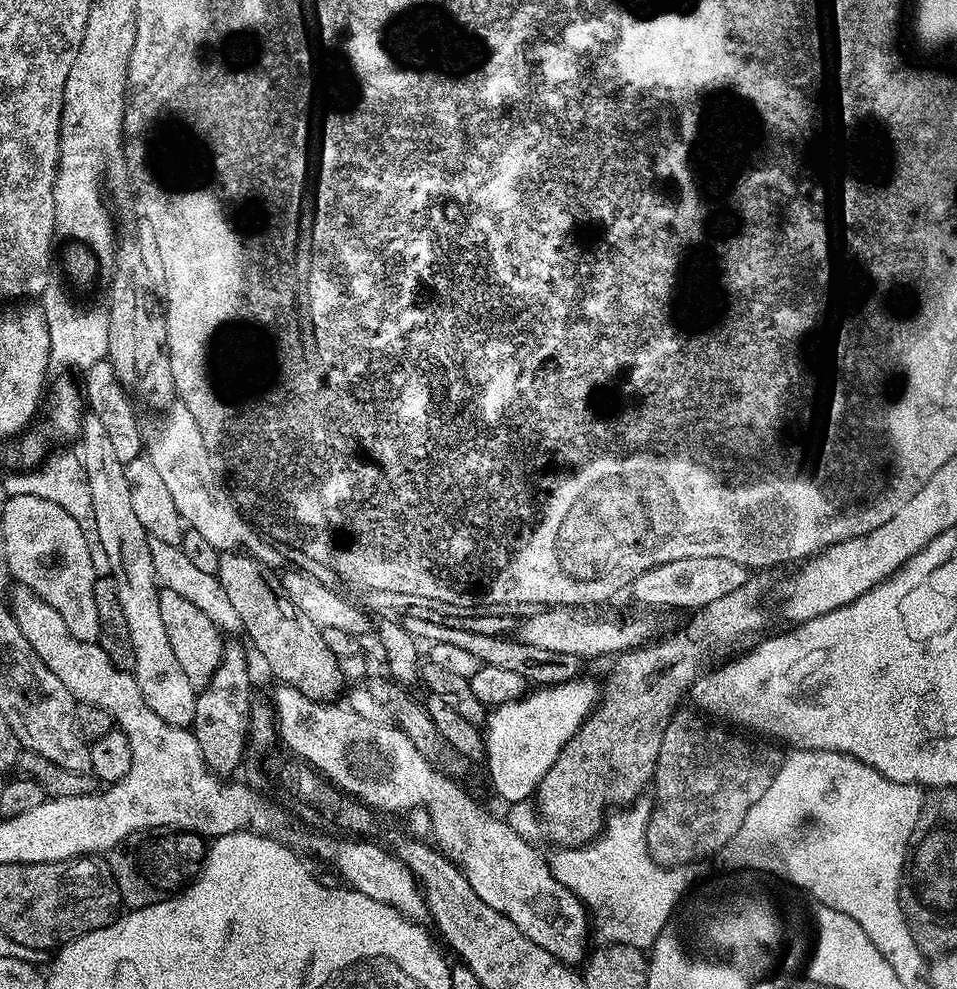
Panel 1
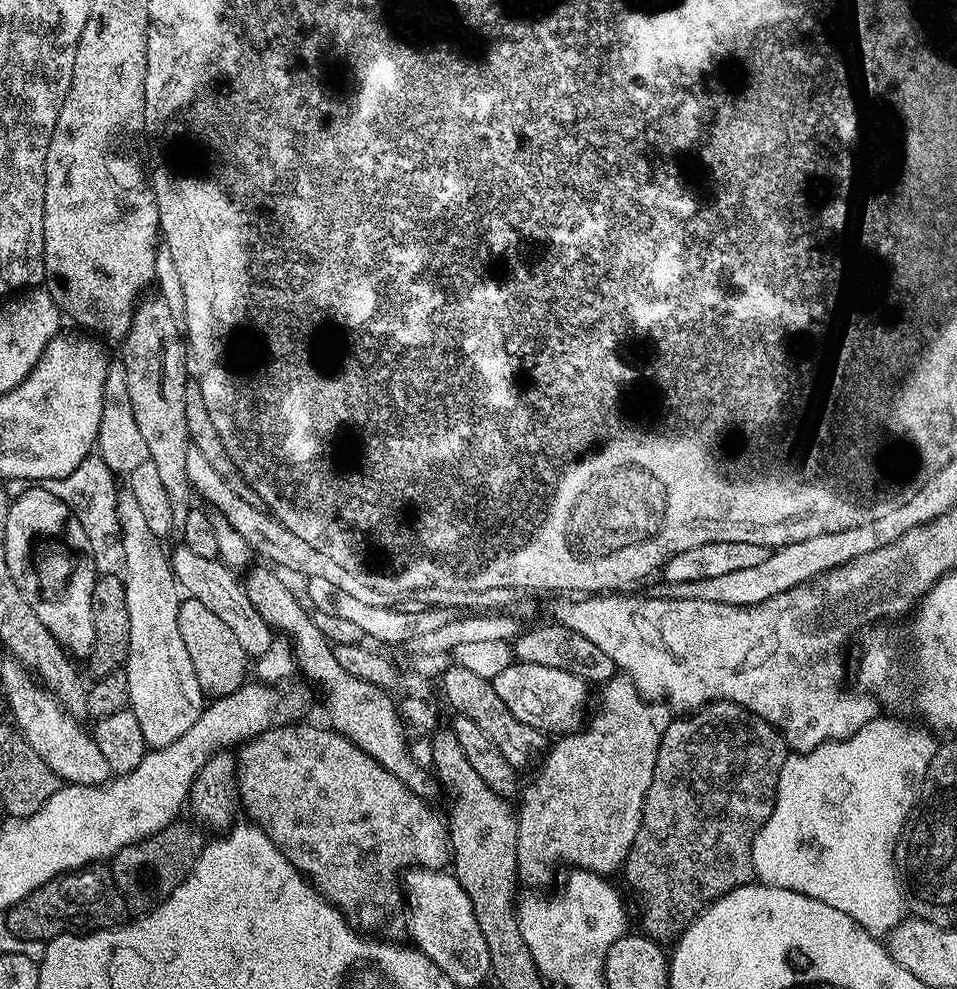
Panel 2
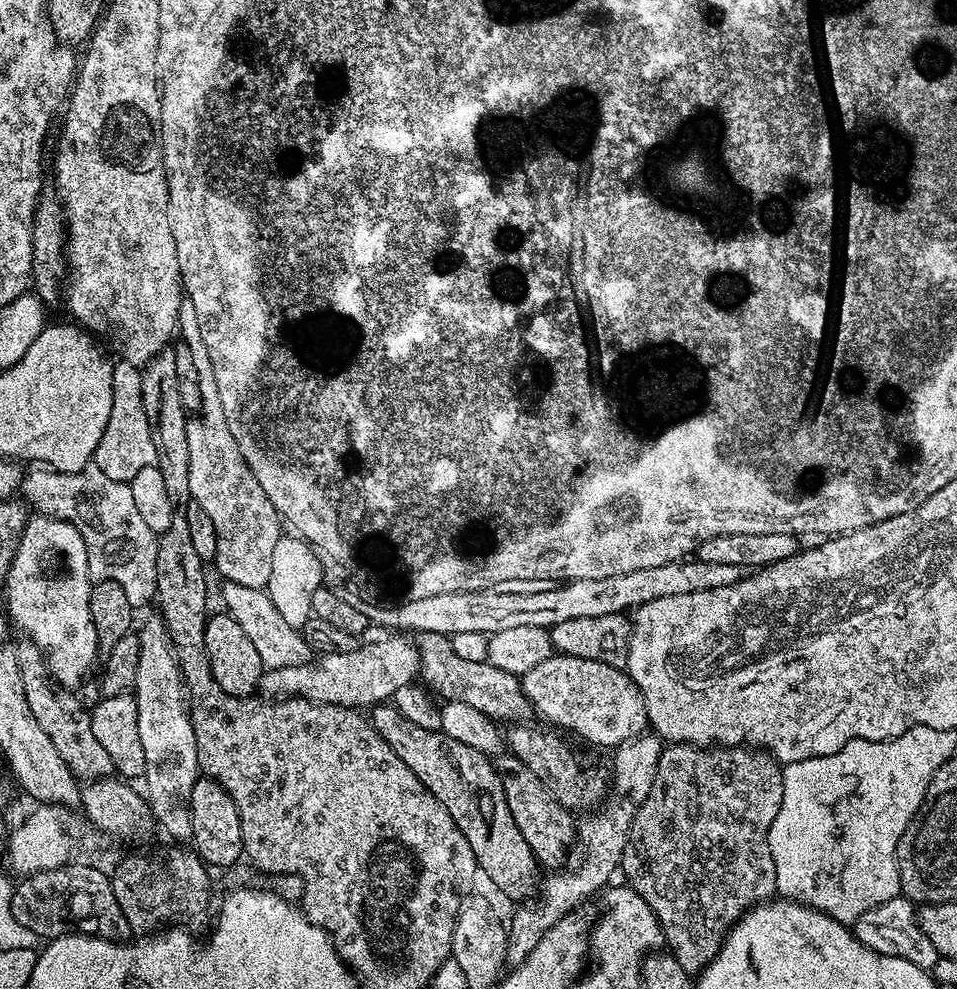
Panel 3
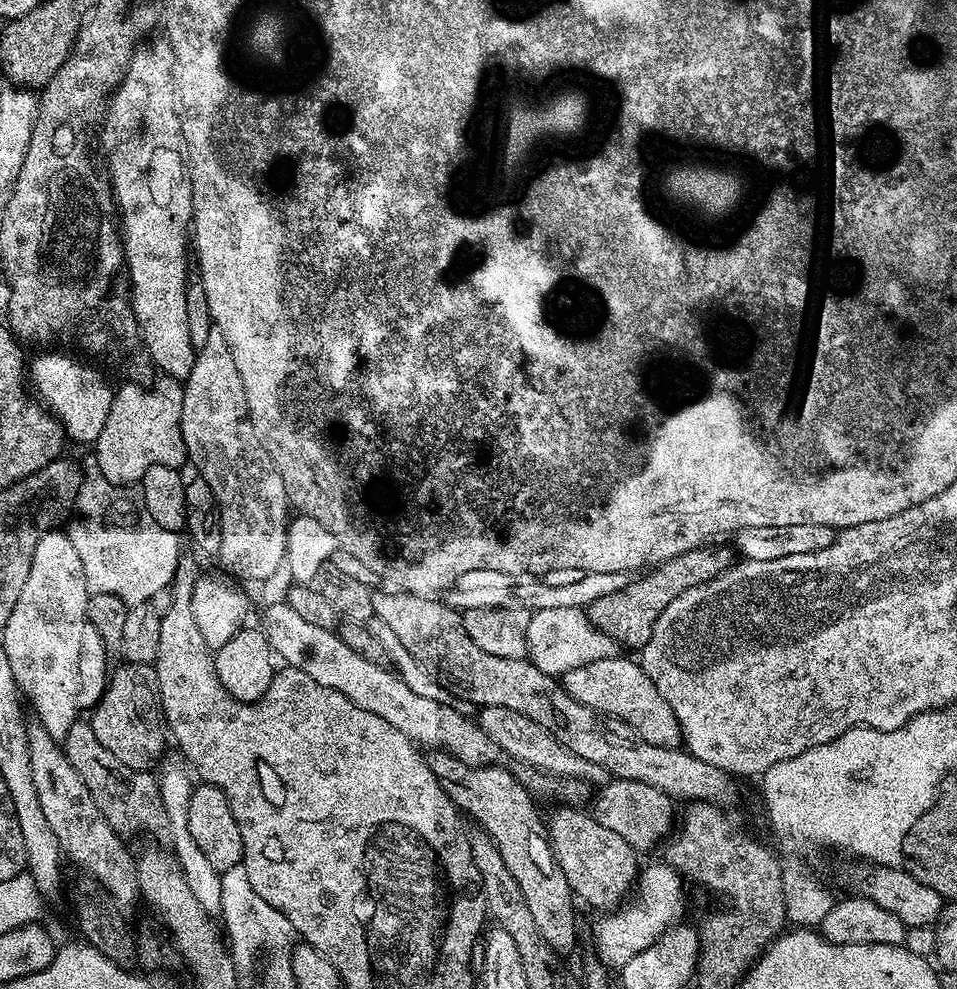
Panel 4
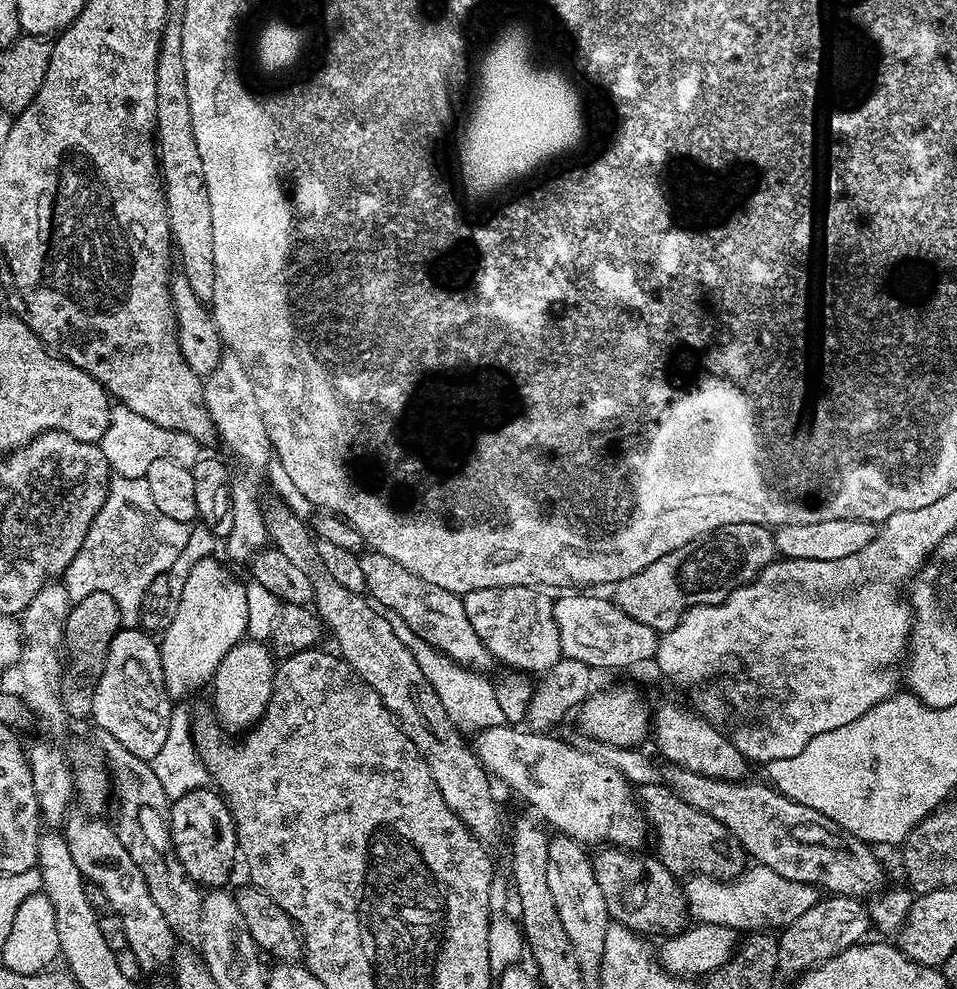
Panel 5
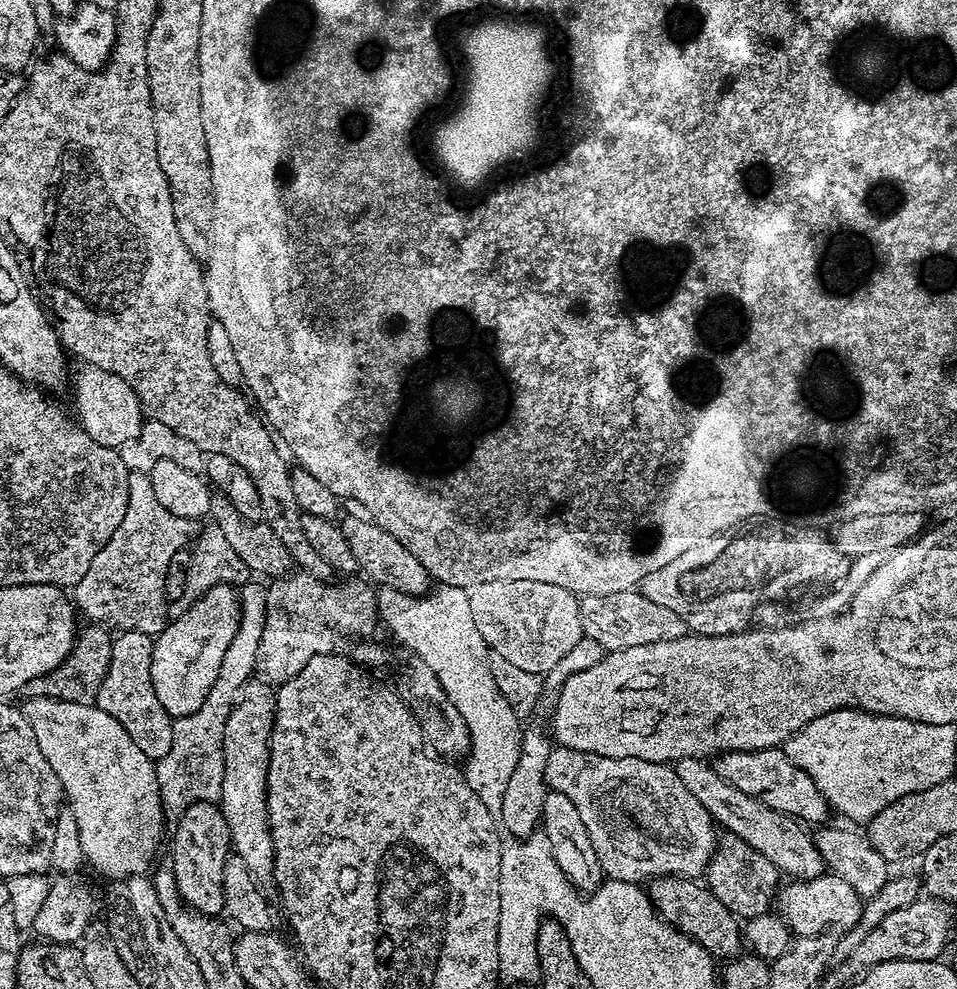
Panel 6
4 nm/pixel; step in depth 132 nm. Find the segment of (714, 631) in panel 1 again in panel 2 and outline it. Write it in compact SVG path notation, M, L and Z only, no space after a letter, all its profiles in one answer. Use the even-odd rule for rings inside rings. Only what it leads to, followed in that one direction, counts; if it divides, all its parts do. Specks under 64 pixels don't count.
M617 674L612 679L606 681L599 689L600 701L596 704L596 713L583 726L559 737L556 745L547 749L543 757L544 765L540 768L540 773L528 784L528 789L519 797L520 808L518 804L518 854L516 855L516 871L519 879L528 884L548 884L552 880L552 867L555 864L572 864L573 869L587 870L601 874L609 874L623 865L624 859L630 854L634 834L638 834L638 826L642 822L642 810L646 802L646 790L650 790L650 782L656 773L656 755L658 746L662 742L662 734L666 734L668 727L672 725L674 713L667 704L663 702L653 702L645 700L638 689L628 679L627 675Z

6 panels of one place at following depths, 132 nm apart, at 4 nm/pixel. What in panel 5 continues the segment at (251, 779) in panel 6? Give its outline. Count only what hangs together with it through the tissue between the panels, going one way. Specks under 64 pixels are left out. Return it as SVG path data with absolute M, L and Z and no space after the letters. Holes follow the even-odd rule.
M245 638L228 651L222 662L218 662L218 670L213 674L210 685L213 708L211 711L225 733L247 733L262 718L270 702L277 661L272 660L273 649L267 647L267 643Z

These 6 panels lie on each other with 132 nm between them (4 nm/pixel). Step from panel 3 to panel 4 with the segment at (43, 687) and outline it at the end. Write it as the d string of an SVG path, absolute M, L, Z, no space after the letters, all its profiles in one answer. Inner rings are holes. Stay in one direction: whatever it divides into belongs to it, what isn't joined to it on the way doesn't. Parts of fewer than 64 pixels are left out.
M91 723L72 724L63 738L62 747L70 766L78 770L78 778L86 782L86 790L90 790L94 802L98 802L98 810L102 810L106 822L110 822L121 837L129 838L139 832L163 833L167 829L166 808L162 806L157 777L151 771L139 772L130 770L130 766L122 766L122 762L118 762L118 758L114 758L98 738L94 738Z

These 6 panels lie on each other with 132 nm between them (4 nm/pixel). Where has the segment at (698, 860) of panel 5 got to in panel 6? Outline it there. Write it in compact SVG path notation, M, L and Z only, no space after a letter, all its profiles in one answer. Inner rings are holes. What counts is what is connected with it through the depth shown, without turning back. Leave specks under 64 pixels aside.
M729 834L719 837L718 847L706 869L706 887L714 894L714 898L718 898L718 902L722 902L722 906L726 906L726 910L733 912L741 921L765 915L774 900L776 879L778 876L774 864L742 838Z

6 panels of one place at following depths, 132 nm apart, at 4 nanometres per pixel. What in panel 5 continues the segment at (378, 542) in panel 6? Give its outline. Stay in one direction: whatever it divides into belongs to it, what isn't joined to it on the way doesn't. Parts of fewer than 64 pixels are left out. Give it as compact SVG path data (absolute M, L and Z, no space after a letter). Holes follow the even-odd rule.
M365 551L359 557L365 579L366 592L372 600L382 602L386 610L394 610L418 638L422 638L430 646L434 646L442 654L449 656L454 662L463 664L481 674L487 673L488 667L494 664L494 657L479 640L478 634L466 616L466 606L457 593L442 590L442 586L434 586L434 582L426 582L426 578L418 578L418 574L410 574L406 566L398 566L394 558L386 558L386 554Z

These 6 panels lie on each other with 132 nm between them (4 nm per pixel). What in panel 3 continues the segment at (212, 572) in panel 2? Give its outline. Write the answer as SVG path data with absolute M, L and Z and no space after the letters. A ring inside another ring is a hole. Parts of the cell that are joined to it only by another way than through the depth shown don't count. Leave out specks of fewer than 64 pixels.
M225 583L223 587L220 592L221 598L224 599L223 607L228 615L234 618L234 622L238 622L242 630L246 630L250 642L254 642L255 648L258 649L258 658L262 658L265 669L309 663L310 649L304 640L303 631L290 626L282 618L265 589L251 589L232 583Z

